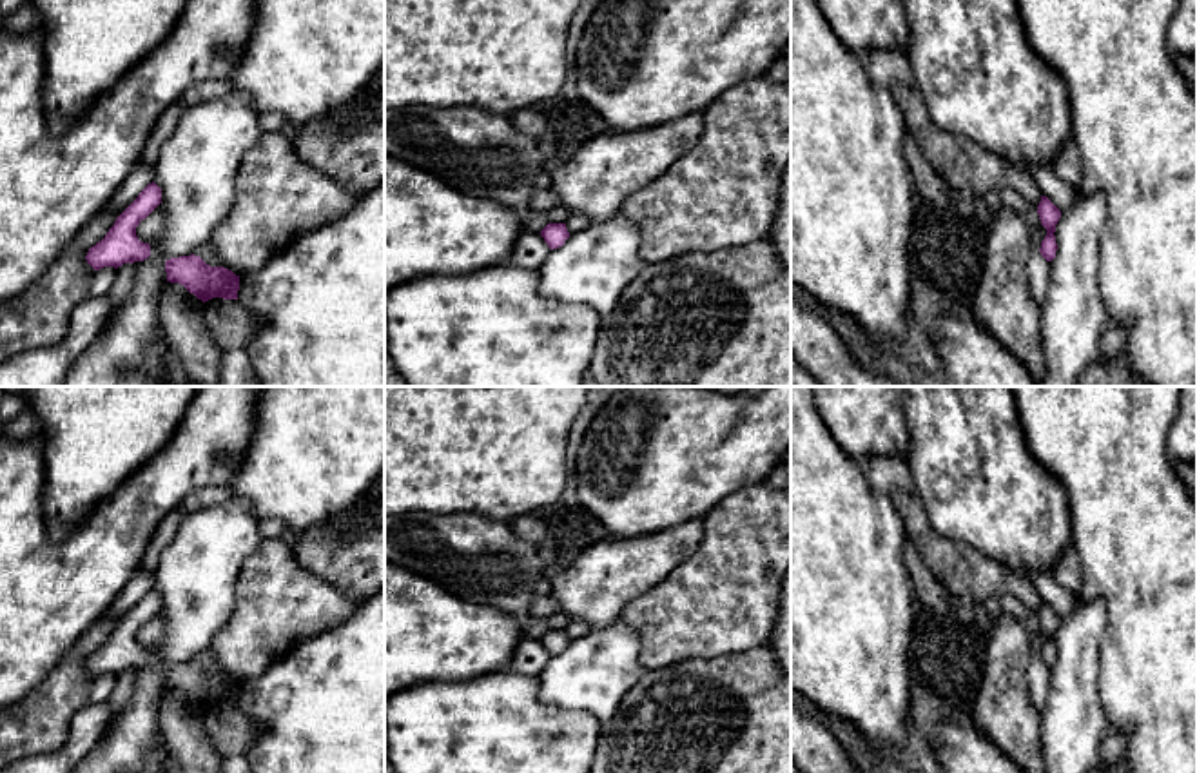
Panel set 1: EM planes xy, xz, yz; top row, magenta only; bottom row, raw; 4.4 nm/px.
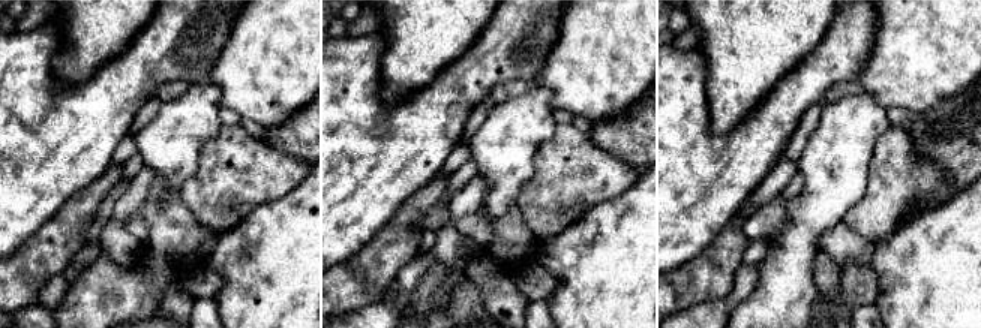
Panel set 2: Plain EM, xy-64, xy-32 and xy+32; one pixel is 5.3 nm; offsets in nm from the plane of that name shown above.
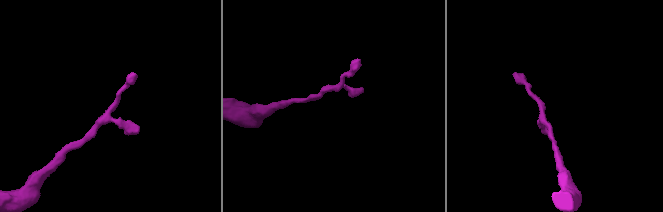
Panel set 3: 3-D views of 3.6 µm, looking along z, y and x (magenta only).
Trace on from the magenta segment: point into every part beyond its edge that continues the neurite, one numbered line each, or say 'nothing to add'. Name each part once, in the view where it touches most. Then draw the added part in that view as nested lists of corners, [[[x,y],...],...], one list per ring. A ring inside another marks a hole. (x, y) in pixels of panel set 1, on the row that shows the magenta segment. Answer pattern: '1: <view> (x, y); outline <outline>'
nothing to add

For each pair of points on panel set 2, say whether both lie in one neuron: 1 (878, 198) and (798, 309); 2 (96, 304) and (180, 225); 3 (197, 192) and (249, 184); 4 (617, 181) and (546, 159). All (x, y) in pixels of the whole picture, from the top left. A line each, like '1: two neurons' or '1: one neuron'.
1: two neurons
2: one neuron
3: one neuron
4: one neuron

